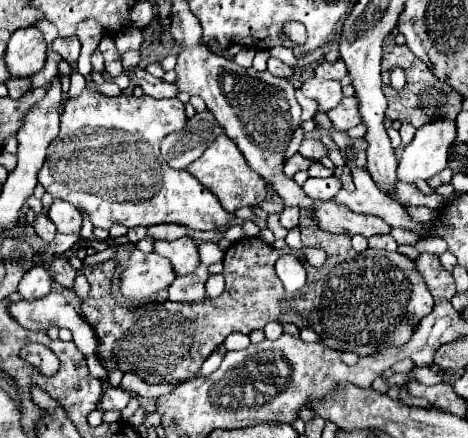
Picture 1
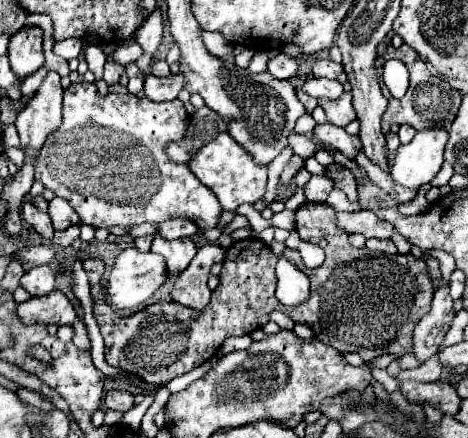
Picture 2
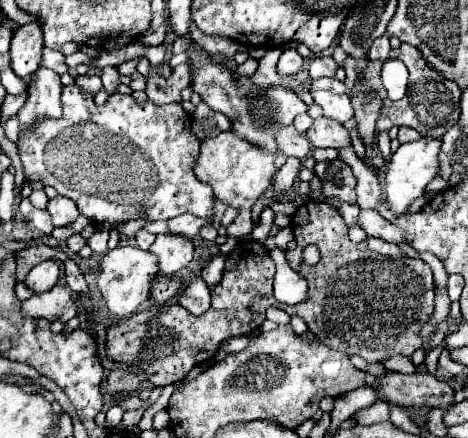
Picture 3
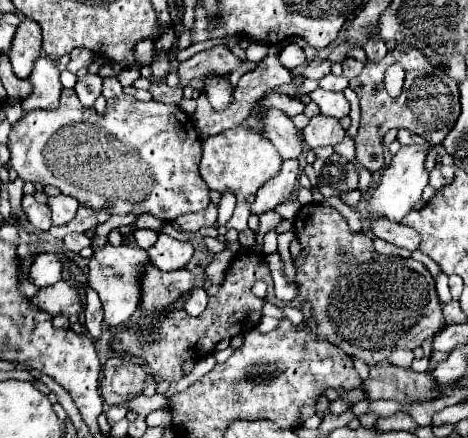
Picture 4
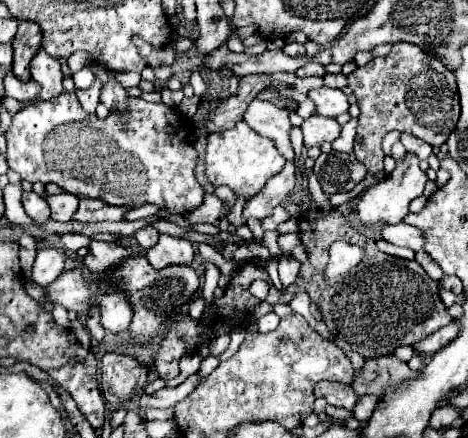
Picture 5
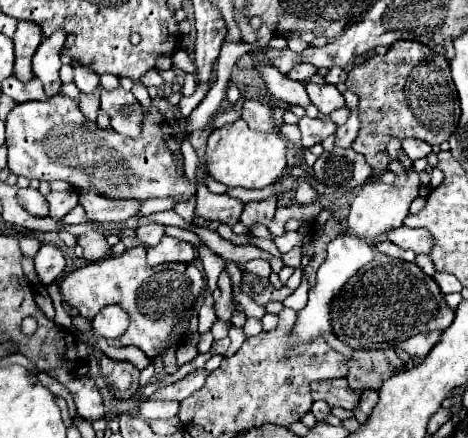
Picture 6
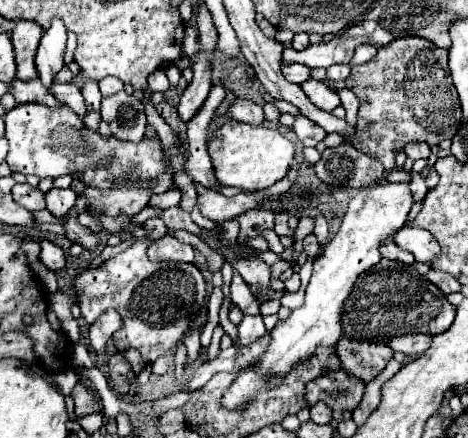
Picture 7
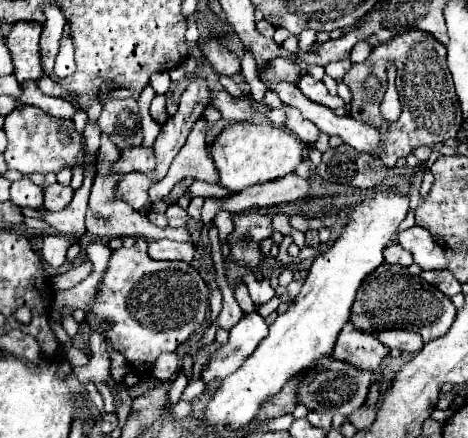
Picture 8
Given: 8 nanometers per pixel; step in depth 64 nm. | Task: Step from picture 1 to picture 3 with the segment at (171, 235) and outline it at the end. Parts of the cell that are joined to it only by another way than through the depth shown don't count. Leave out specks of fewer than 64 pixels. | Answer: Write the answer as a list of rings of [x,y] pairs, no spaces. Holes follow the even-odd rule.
[[[184,214],[184,216],[176,216],[176,218],[168,220],[168,230],[170,230],[172,234],[180,234],[180,236],[194,238],[204,224],[208,224],[208,220],[200,220],[198,216]]]

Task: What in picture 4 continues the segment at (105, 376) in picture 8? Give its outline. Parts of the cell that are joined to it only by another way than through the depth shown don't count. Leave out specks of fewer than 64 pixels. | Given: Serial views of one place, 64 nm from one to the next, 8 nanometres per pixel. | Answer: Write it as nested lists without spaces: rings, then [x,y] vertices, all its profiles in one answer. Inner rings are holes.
[[[106,244],[102,248],[94,248],[94,254],[88,262],[88,286],[94,288],[102,300],[104,308],[104,324],[108,328],[122,328],[128,324],[132,314],[138,308],[140,300],[140,286],[138,286],[138,276],[140,268],[148,262],[148,254],[142,248],[134,246],[112,246]]]

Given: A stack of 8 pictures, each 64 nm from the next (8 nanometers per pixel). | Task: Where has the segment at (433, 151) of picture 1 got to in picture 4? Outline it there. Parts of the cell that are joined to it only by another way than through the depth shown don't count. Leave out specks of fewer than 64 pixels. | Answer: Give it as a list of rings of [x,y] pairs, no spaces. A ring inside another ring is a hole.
[[[430,144],[426,146],[402,146],[400,152],[392,158],[392,164],[384,170],[380,184],[366,196],[366,208],[370,218],[388,218],[392,222],[400,222],[414,206],[416,200],[420,200],[422,190],[428,184],[428,170],[424,170],[424,160],[426,160],[426,148],[432,148]]]

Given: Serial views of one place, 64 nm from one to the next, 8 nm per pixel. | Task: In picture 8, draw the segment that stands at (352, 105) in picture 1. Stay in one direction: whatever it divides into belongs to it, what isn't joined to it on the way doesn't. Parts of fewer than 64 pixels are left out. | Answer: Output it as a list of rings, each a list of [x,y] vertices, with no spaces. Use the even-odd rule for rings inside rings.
[[[308,72],[300,74],[300,80],[298,80],[298,88],[302,90],[304,96],[308,96],[312,102],[316,104],[322,104],[322,106],[328,106],[332,110],[338,107],[344,107],[344,101],[338,96],[330,96],[324,82],[320,80],[314,80]]]

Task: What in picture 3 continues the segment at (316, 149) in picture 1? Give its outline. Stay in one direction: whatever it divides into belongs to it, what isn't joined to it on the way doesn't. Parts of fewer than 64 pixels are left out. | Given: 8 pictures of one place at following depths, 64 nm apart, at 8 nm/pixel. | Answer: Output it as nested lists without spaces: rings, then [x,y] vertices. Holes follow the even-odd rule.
[[[292,124],[282,126],[278,130],[276,144],[278,144],[278,152],[282,152],[284,156],[296,156],[300,160],[304,160],[312,150],[310,142],[304,138],[304,134],[298,134]]]

